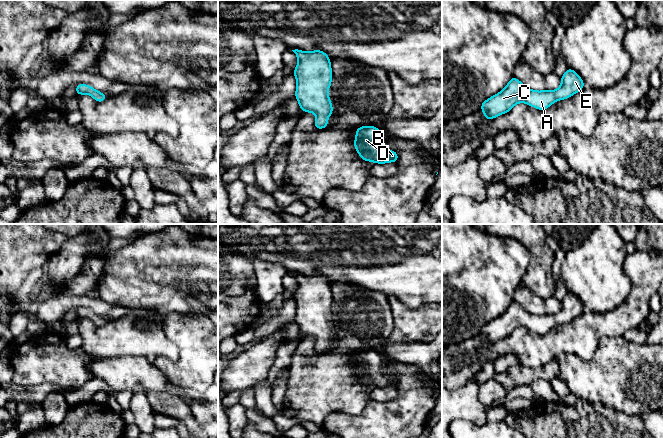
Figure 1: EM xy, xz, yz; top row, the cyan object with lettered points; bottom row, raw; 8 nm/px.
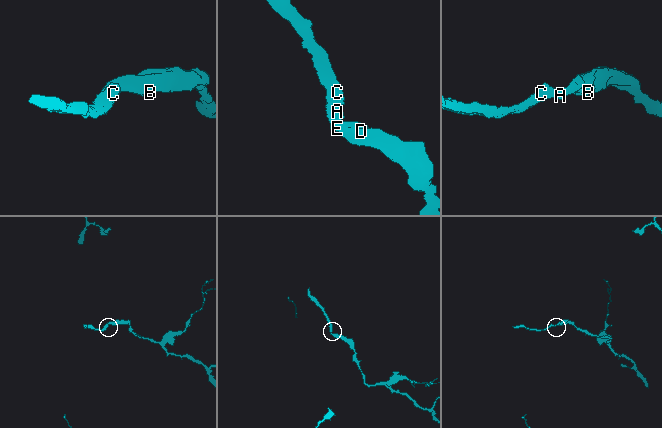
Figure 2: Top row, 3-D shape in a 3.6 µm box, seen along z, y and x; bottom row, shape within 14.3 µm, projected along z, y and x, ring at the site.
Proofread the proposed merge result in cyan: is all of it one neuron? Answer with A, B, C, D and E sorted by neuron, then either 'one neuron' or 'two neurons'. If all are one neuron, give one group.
A B C D E | one neuron

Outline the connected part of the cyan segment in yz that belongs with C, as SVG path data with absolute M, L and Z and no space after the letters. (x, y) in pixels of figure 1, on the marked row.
M571 68L566 70L561 81L560 87L555 91L534 91L513 76L502 91L481 104L480 109L484 111L484 119L493 119L507 113L520 102L545 110L557 100L567 99L584 88L583 80Z

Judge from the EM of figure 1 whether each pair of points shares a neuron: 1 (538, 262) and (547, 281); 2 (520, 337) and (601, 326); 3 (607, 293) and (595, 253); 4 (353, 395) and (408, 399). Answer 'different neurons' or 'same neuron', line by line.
1: same neuron
2: same neuron
3: same neuron
4: different neurons

